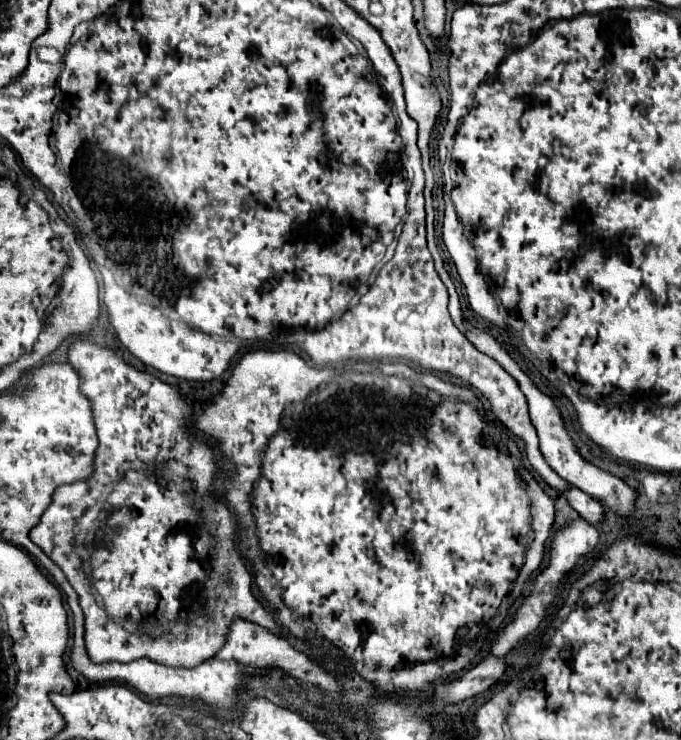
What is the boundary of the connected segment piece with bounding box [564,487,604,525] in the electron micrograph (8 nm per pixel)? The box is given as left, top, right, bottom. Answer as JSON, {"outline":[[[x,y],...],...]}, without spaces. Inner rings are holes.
{"outline":[[[572,487],[572,491],[566,491],[564,495],[568,497],[568,503],[580,513],[580,517],[584,521],[588,521],[590,525],[600,525],[604,521],[604,509],[602,509],[602,505],[596,499],[588,497],[584,491]]]}

